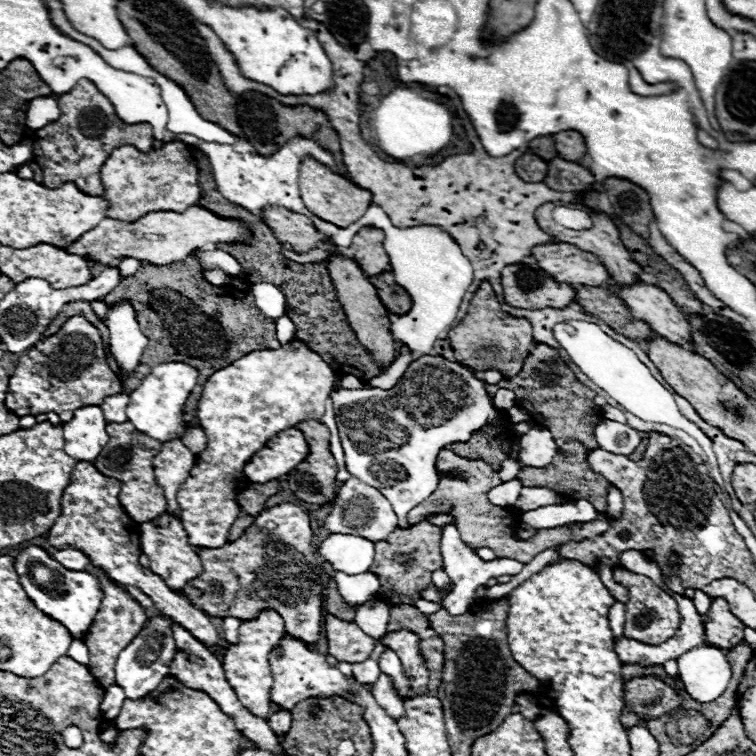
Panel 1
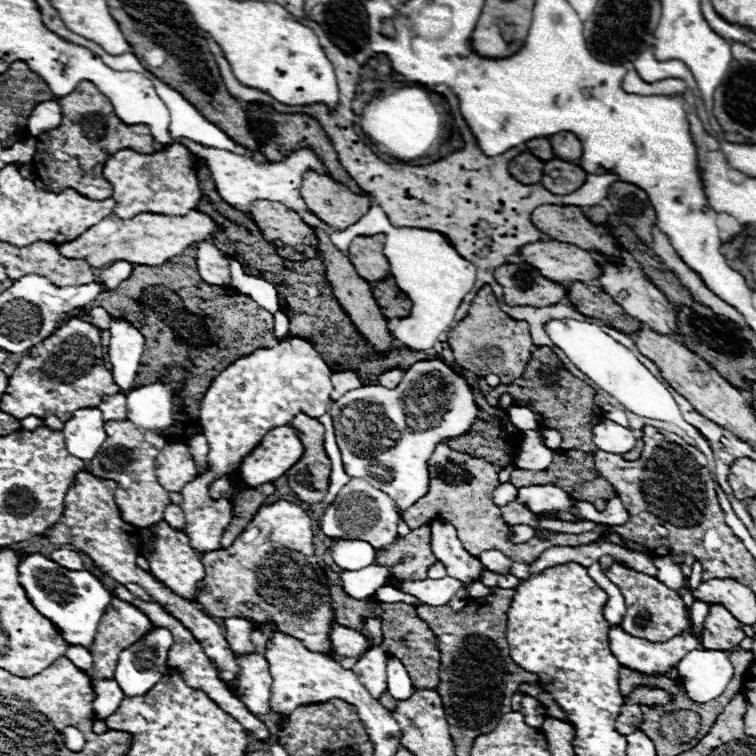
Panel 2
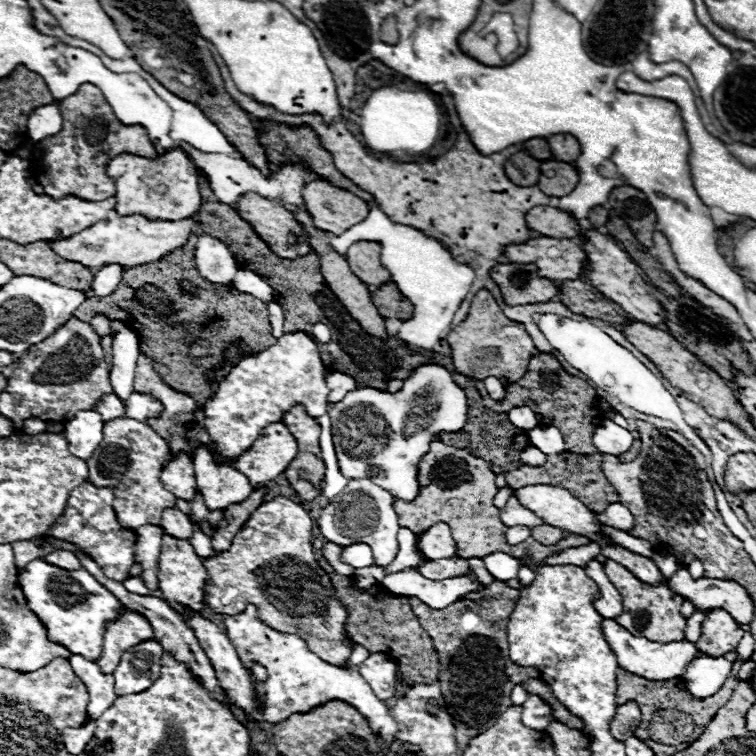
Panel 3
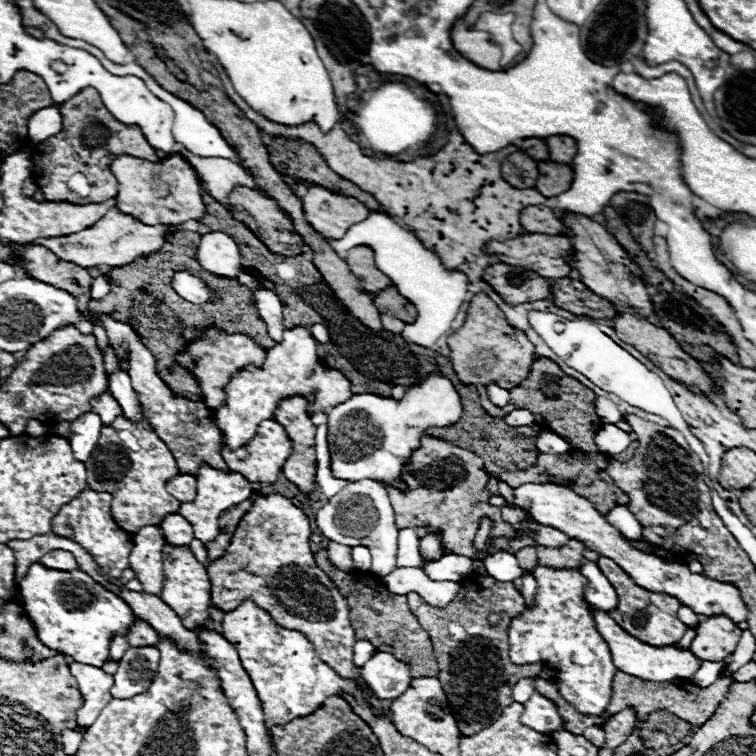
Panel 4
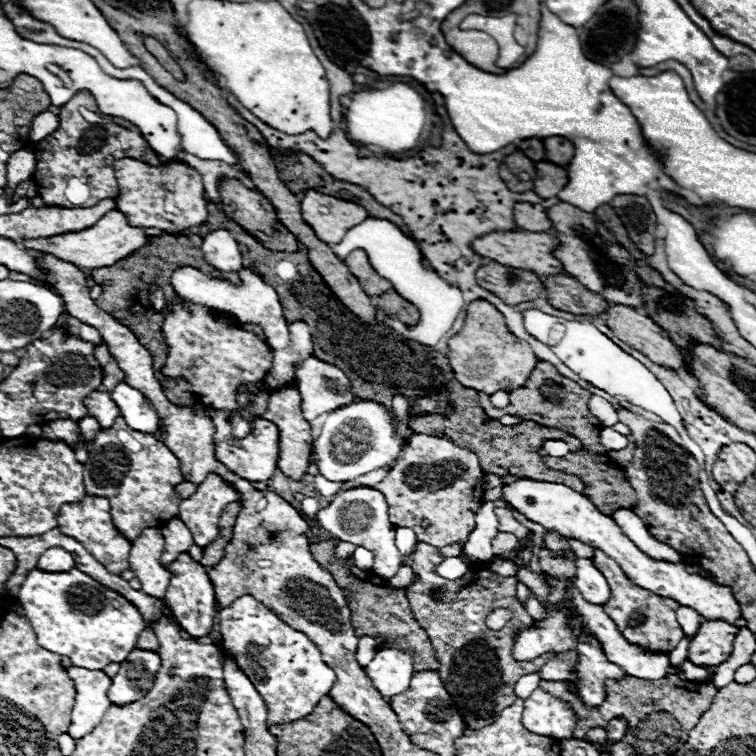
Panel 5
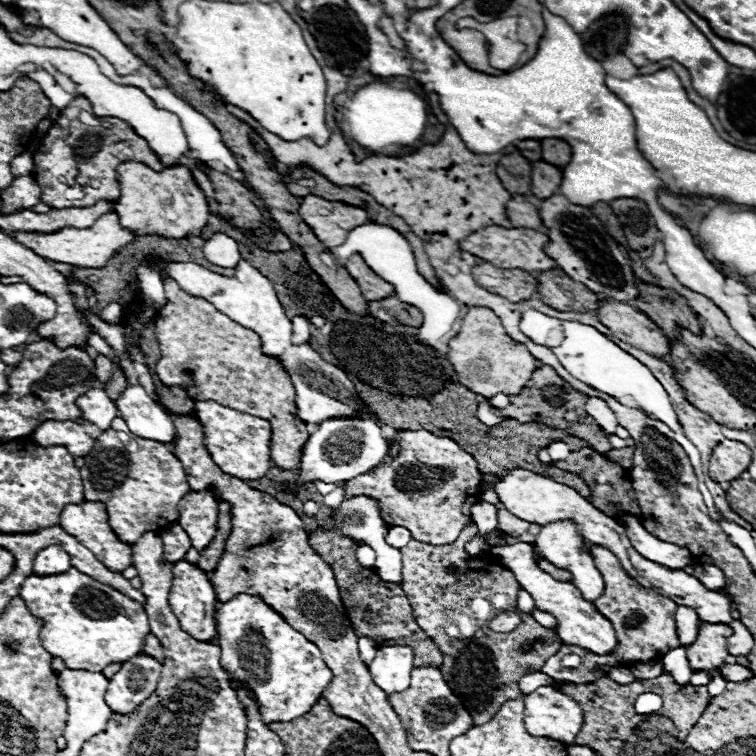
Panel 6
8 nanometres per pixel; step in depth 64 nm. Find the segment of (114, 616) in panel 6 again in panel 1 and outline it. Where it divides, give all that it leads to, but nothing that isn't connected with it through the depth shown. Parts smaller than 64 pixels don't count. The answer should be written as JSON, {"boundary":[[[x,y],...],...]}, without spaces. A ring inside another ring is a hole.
{"boundary":[[[28,546],[18,550],[14,562],[16,562],[18,580],[24,586],[26,594],[32,598],[32,602],[38,606],[38,610],[42,610],[50,618],[56,618],[60,624],[64,624],[70,630],[74,638],[82,640],[102,602],[102,590],[98,588],[96,578],[88,572],[66,570],[40,546]]]}

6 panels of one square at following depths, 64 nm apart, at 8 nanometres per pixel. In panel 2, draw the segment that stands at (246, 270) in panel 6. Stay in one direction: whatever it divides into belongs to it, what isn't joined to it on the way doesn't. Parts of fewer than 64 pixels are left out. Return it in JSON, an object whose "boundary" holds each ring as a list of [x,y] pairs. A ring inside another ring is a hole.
{"boundary":[[[276,312],[274,314],[274,330],[276,330],[276,336],[282,340],[284,336],[288,336],[290,332],[290,322],[288,318],[282,314],[282,312]],[[334,372],[332,374],[332,400],[340,398],[342,394],[346,394],[348,390],[354,390],[354,388],[360,388],[362,382],[358,380],[358,376],[354,372]]]}

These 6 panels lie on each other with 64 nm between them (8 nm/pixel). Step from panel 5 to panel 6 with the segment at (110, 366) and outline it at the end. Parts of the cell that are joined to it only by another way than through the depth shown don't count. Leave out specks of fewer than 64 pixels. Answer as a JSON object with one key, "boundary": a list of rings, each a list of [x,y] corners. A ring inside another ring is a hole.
{"boundary":[[[113,364],[113,376],[108,385],[105,385],[105,391],[109,398],[113,401],[118,399],[118,396],[126,388],[127,381],[122,370],[115,364]]]}

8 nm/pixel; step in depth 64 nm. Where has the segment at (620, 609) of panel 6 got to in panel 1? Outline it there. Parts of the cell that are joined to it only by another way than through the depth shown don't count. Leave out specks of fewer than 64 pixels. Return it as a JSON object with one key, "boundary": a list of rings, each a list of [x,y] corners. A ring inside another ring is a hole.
{"boundary":[[[616,568],[614,580],[624,584],[630,592],[630,602],[626,604],[626,624],[624,624],[626,638],[632,638],[650,646],[658,646],[668,638],[672,638],[672,634],[678,630],[678,624],[680,624],[676,600],[666,590],[656,586],[648,576],[628,572],[626,568]]]}

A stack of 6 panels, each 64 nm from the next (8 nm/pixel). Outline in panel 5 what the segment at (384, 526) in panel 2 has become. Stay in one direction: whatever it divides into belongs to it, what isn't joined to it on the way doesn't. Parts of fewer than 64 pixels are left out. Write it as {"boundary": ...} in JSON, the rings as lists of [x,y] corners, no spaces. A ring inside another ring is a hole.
{"boundary":[[[376,488],[342,490],[334,496],[334,500],[326,508],[322,508],[316,514],[316,520],[326,532],[330,532],[332,538],[372,550],[374,552],[372,572],[378,574],[380,578],[384,578],[384,580],[392,578],[398,572],[398,568],[402,566],[400,552],[394,542],[396,528],[392,526],[392,522],[388,518],[388,504],[386,504],[386,498],[380,496],[380,490],[376,490]]]}

